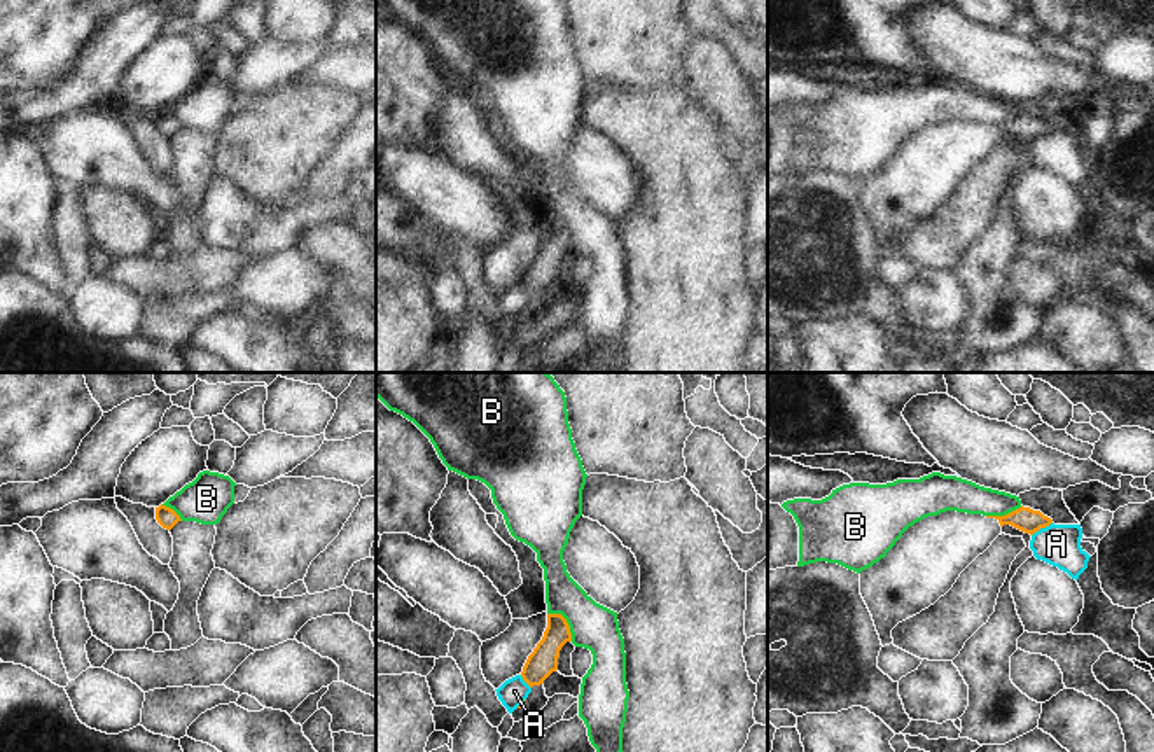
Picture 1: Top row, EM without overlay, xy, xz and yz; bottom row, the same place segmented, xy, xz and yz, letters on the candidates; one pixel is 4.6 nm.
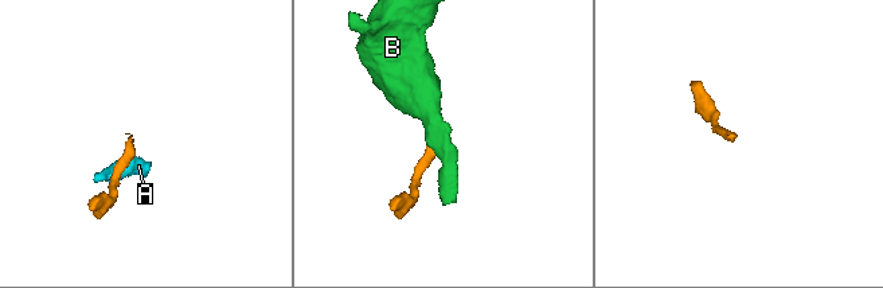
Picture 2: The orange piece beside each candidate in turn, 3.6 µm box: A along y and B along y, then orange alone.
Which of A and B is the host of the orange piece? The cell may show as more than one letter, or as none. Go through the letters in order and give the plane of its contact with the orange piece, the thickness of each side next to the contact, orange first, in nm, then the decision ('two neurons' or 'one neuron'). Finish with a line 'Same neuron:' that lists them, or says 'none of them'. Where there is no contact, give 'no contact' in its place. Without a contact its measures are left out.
A: meets orange in yz; 120 nm thick on the orange side, 190 nm on the other; two neurons
B: meets orange in xz; 140 nm thick on the orange side, 220 nm on the other; two neurons
Same neuron: none of them

